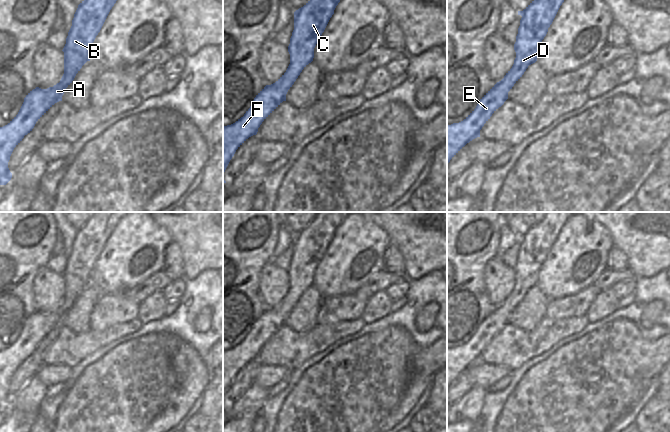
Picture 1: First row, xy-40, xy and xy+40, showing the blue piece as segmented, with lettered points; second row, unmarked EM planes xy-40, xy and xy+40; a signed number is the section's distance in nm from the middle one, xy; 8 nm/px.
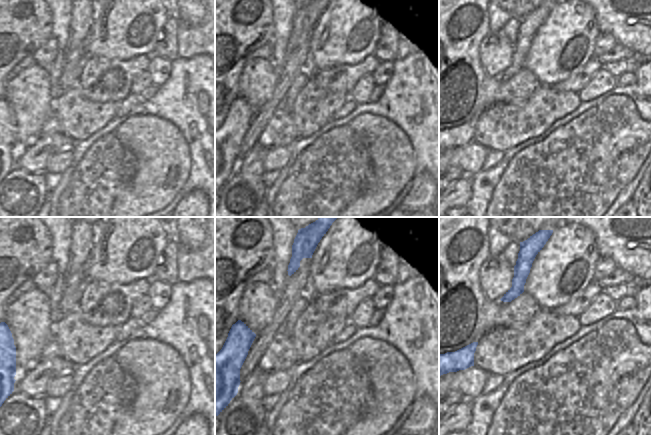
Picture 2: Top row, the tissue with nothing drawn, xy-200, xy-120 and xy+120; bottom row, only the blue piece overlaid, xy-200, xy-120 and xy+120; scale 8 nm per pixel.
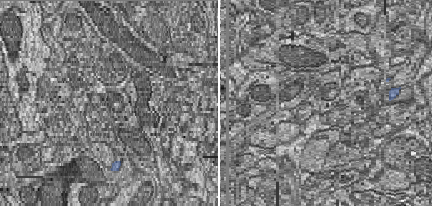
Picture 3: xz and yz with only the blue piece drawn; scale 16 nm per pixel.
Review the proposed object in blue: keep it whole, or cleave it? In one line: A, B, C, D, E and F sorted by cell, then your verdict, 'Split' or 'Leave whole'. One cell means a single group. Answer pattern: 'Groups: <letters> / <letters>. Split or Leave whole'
Groups: A B C D E F. Leave whole.

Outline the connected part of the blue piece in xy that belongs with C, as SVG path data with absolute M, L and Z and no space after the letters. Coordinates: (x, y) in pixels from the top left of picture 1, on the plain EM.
M318 212L316 213L316 216L314 218L314 220L301 232L299 232L298 234L296 234L294 236L294 254L292 256L292 260L290 262L290 268L288 270L288 276L290 278L290 288L286 294L286 296L273 308L271 309L266 309L254 322L250 332L246 335L246 337L244 338L243 341L241 341L240 343L238 343L235 347L231 348L231 349L227 349L227 350L223 350L223 407L226 407L226 405L224 404L224 396L230 386L230 384L232 383L232 381L234 380L236 374L251 360L256 359L258 356L258 352L260 351L260 349L262 348L262 346L283 326L286 325L286 318L288 316L288 314L292 311L292 309L294 308L294 306L296 305L296 303L298 302L298 300L300 299L300 297L302 296L302 294L313 285L314 282L314 272L320 262L320 260L322 259L322 257L324 256L330 242L332 241L332 239L334 238L334 234L336 232L336 230L338 229L338 227L340 226L340 224L351 214L352 212Z

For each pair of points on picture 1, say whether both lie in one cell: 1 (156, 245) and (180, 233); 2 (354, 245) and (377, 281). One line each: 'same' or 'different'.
1: different
2: different

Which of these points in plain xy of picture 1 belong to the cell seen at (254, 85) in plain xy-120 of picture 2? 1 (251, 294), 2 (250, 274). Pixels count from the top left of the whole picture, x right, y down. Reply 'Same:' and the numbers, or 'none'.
Same: none

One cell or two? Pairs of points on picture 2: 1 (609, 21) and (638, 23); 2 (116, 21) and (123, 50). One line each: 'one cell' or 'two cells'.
1: one cell
2: one cell

